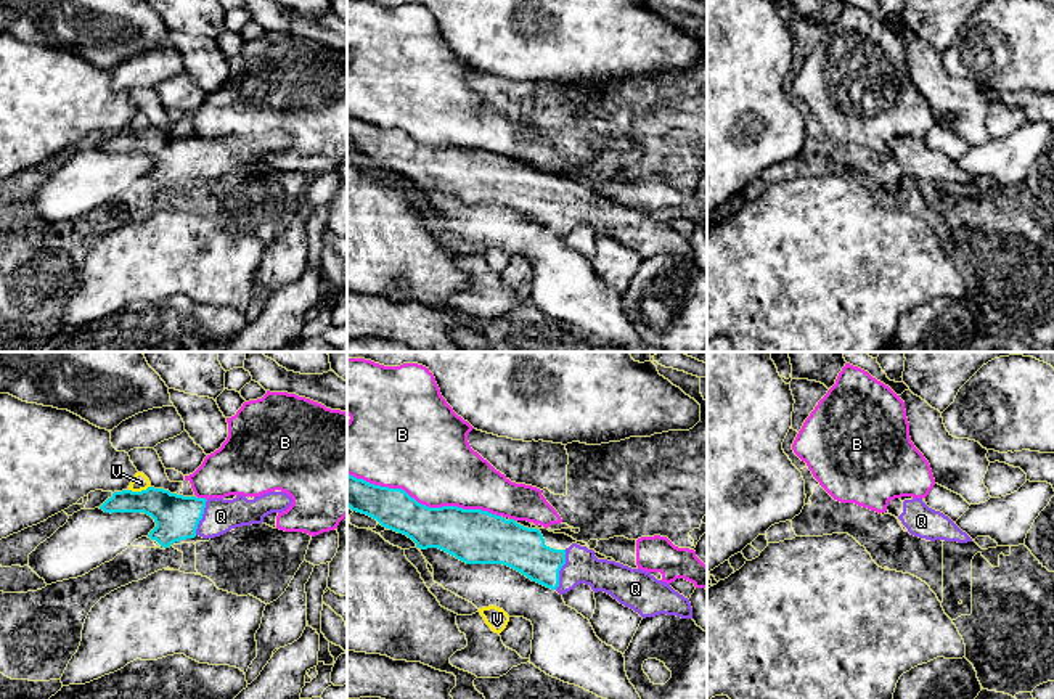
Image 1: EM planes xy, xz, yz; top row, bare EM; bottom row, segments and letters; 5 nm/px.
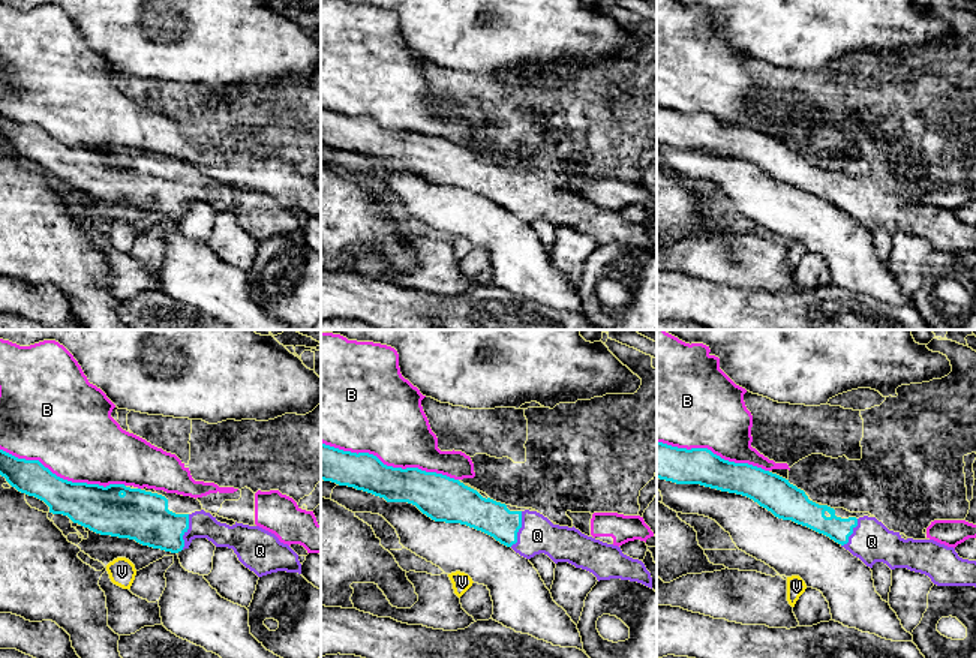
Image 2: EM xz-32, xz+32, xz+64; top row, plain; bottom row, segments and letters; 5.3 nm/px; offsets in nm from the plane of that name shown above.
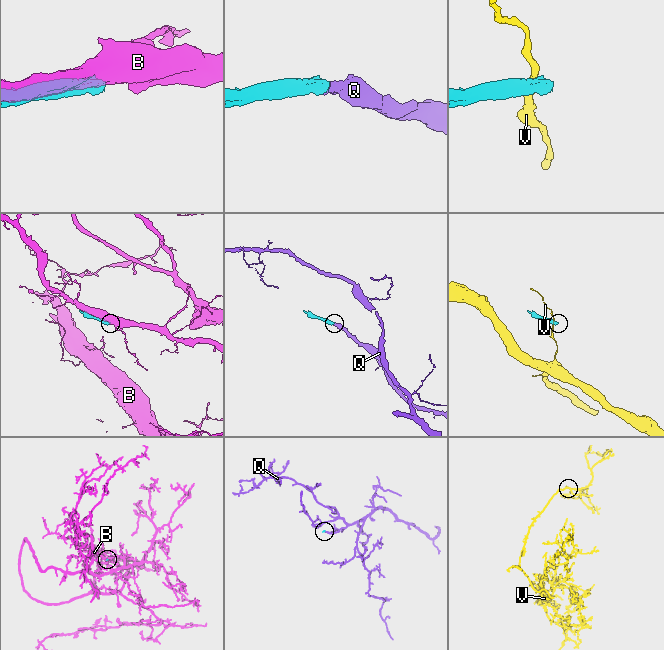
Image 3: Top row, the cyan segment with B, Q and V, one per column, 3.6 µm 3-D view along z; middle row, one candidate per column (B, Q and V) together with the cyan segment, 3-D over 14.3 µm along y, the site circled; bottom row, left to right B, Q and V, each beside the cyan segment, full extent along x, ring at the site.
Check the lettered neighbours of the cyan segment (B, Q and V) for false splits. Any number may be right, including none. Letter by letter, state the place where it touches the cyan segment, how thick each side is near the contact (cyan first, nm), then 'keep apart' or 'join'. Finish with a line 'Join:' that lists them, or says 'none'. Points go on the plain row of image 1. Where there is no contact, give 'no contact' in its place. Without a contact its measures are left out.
B: contact xz (424, 145); calibres 260 and 420 nm; keep apart
Q: contact xz (559, 209); calibres 220 and 170 nm; join
V: contact xy (138, 132); calibres 220 and 80 nm; keep apart
Join: Q

